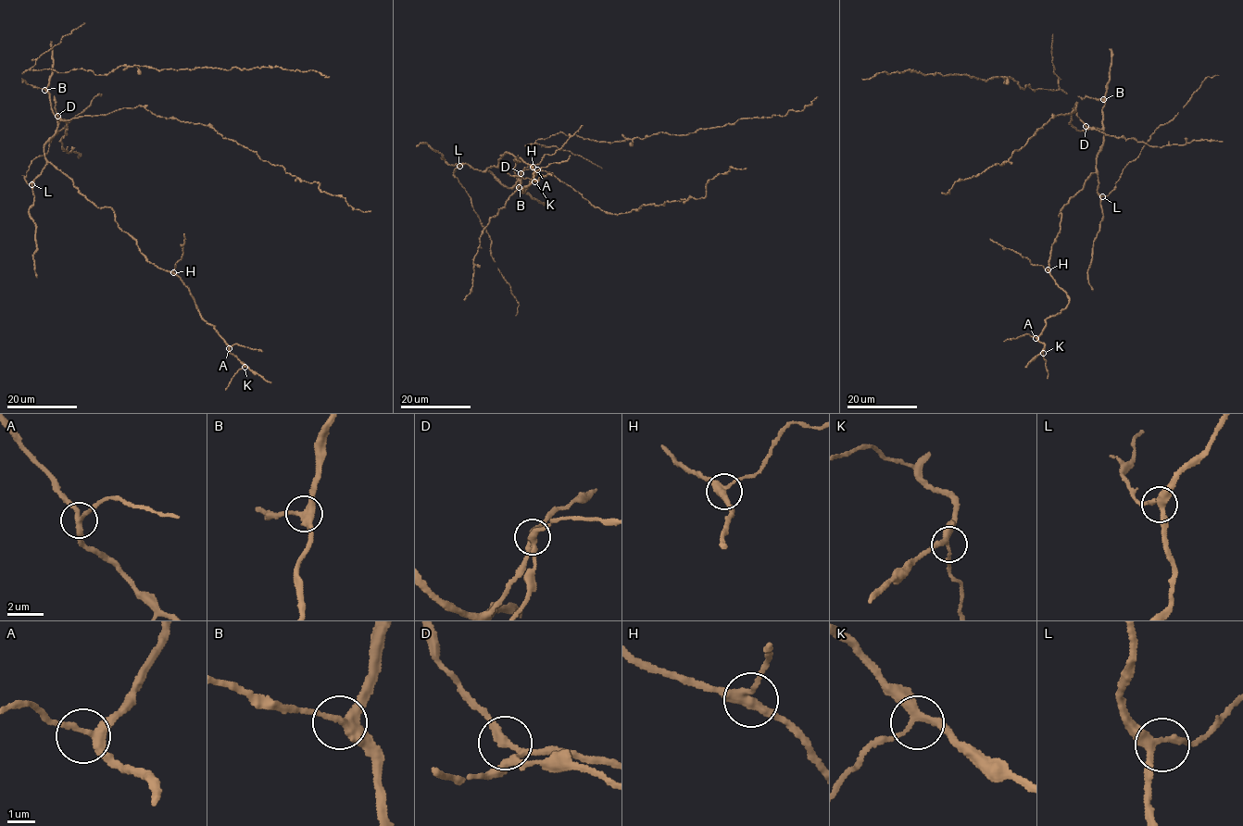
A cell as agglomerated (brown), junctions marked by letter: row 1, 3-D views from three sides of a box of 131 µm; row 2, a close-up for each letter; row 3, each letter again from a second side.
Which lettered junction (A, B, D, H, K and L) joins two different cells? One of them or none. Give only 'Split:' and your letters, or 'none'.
Split: none

